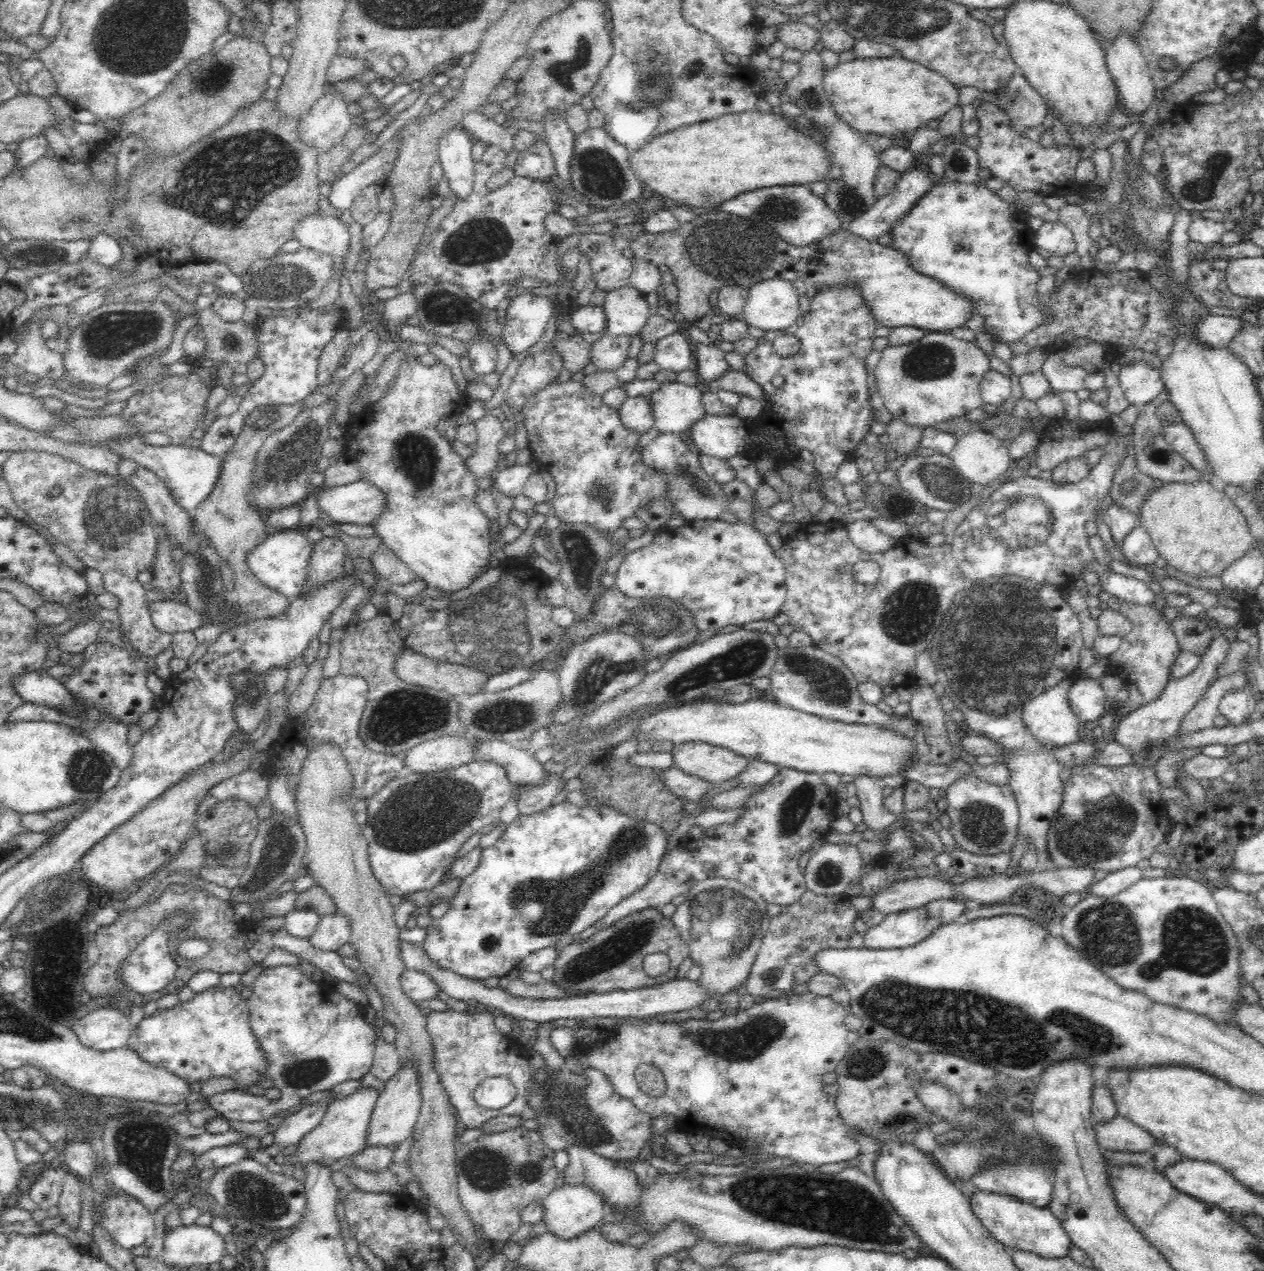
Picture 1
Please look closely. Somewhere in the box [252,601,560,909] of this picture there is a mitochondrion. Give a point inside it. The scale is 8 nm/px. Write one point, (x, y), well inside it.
(419, 813)

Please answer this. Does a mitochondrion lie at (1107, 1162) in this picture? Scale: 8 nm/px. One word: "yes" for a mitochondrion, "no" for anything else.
no

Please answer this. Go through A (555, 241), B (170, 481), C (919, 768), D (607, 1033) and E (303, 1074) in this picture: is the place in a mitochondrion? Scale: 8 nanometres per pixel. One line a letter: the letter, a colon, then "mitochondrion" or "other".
A: other
B: other
C: other
D: other
E: mitochondrion

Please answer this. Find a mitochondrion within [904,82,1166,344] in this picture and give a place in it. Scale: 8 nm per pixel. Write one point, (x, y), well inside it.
(958, 161)

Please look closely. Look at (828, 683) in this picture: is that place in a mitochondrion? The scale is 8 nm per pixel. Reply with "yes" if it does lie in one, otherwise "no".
yes

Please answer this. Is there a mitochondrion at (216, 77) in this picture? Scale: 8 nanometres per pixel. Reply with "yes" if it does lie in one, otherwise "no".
yes

